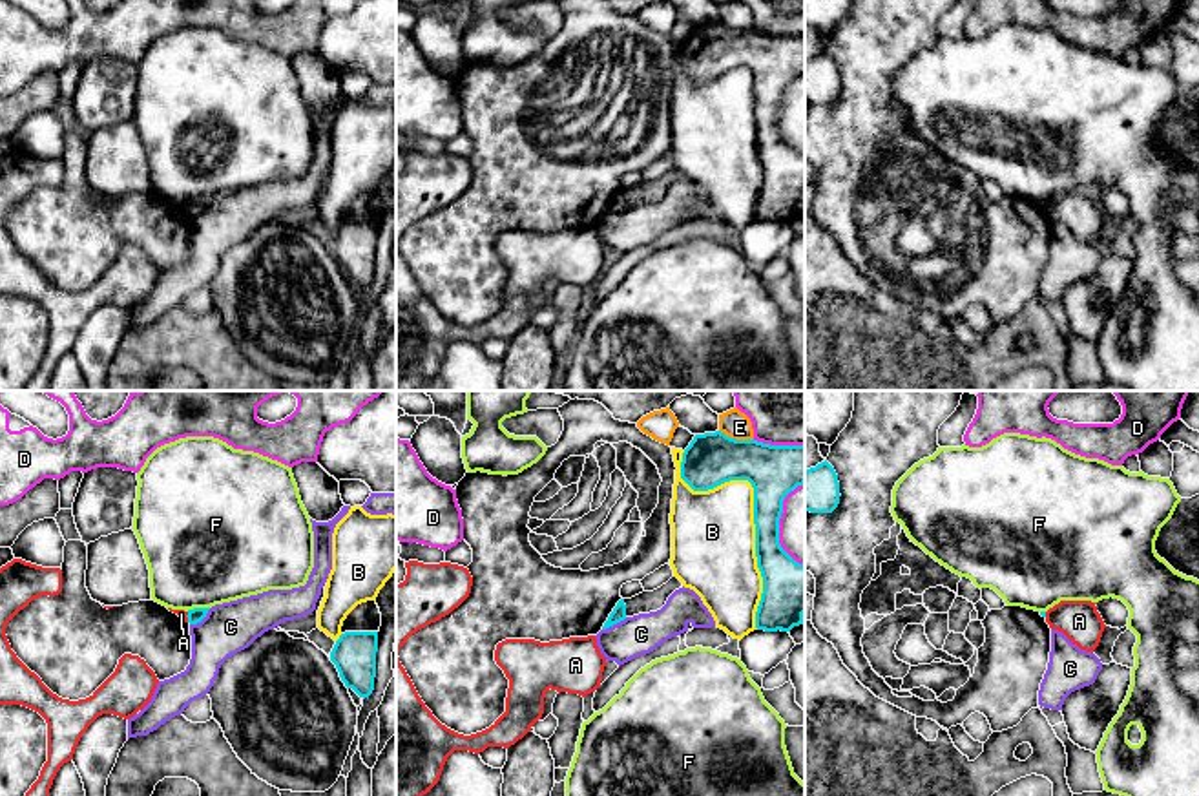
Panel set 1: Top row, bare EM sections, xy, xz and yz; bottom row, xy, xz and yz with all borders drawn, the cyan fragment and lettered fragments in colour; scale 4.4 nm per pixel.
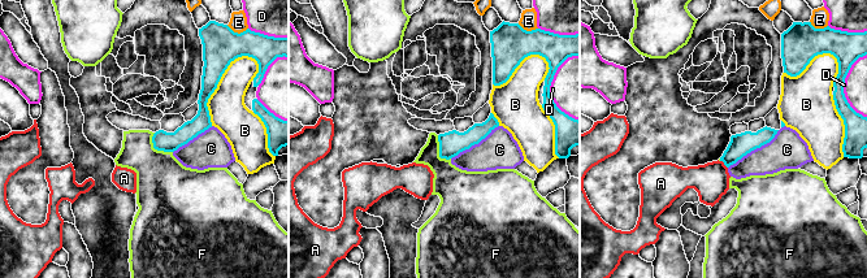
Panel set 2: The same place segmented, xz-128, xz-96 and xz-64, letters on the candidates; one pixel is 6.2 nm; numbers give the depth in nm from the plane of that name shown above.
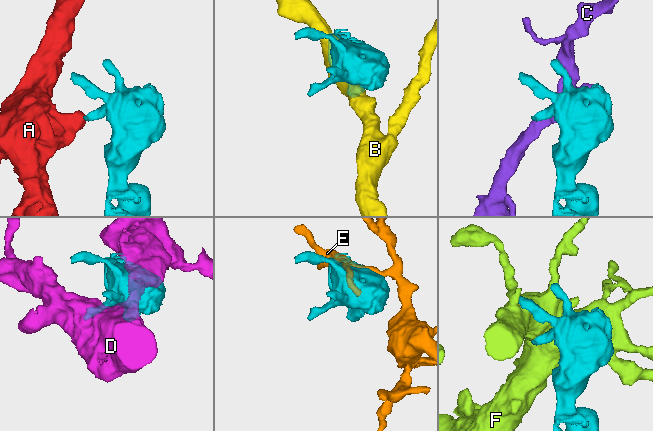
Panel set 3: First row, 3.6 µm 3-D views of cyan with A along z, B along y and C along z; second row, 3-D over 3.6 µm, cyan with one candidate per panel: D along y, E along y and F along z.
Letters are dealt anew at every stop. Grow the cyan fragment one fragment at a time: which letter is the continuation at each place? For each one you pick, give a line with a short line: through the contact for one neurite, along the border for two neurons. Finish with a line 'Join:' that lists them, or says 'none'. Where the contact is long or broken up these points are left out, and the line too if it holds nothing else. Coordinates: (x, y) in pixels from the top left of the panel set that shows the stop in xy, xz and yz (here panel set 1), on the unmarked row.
Join: none

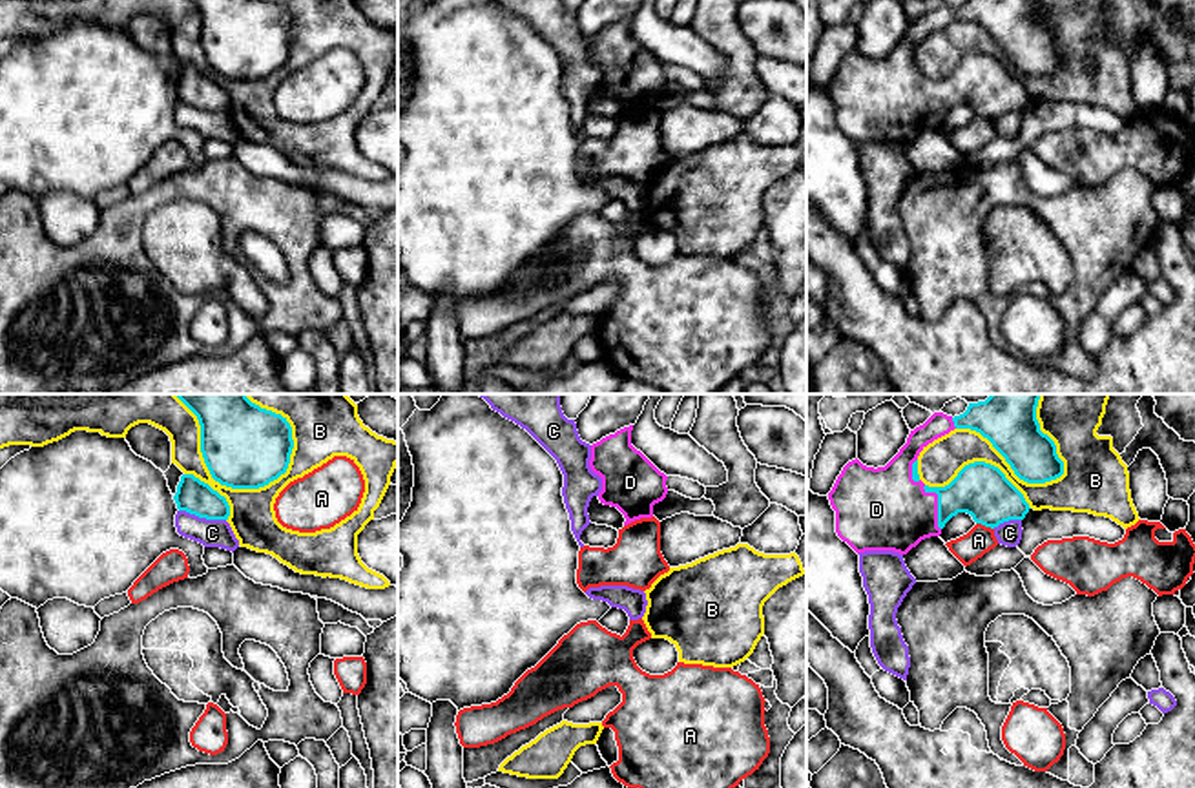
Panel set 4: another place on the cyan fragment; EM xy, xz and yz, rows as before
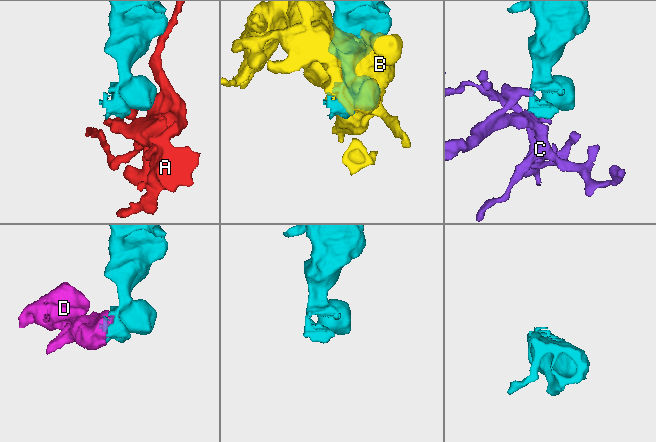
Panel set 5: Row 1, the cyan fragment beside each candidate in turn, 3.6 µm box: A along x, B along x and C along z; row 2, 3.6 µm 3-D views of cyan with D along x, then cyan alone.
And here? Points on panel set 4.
Join: D

